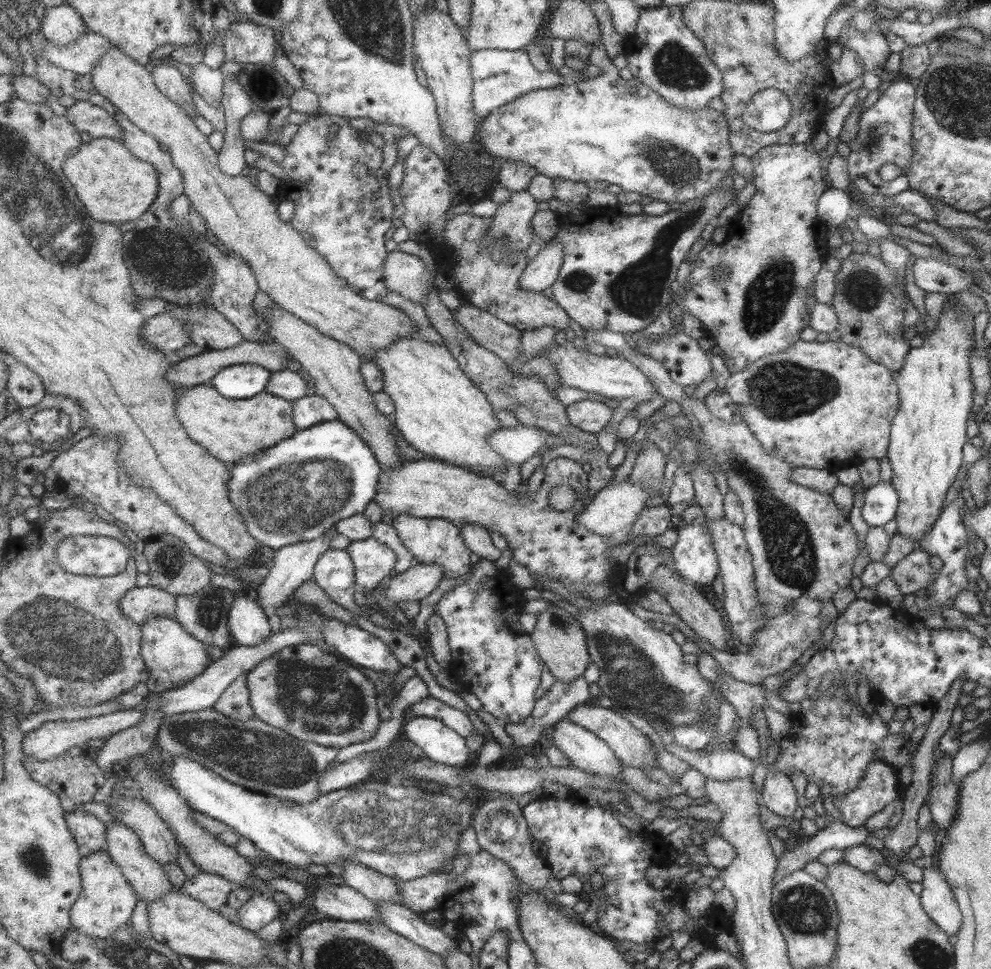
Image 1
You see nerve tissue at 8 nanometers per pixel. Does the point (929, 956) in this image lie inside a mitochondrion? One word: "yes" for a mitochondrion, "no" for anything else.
yes

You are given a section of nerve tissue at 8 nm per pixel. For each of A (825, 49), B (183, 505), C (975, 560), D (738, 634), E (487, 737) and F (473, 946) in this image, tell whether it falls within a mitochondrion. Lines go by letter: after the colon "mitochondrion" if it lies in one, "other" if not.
A: other
B: other
C: other
D: other
E: other
F: other

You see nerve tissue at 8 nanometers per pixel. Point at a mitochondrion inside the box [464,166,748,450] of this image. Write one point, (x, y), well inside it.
(636, 290)

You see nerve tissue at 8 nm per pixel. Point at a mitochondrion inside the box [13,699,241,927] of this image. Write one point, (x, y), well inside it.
(34, 860)

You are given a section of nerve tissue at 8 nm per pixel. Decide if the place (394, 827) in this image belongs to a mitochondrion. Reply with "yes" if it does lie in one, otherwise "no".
yes

